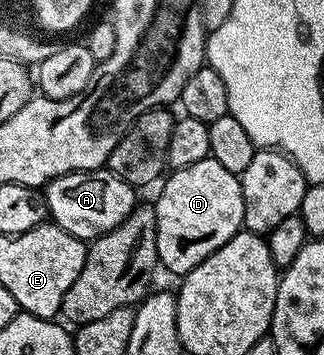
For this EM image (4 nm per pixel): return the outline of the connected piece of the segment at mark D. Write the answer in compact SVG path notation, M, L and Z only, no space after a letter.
M212 158L170 171L160 188L155 207L157 259L162 269L178 274L189 272L242 231L245 211L238 173L219 166Z

